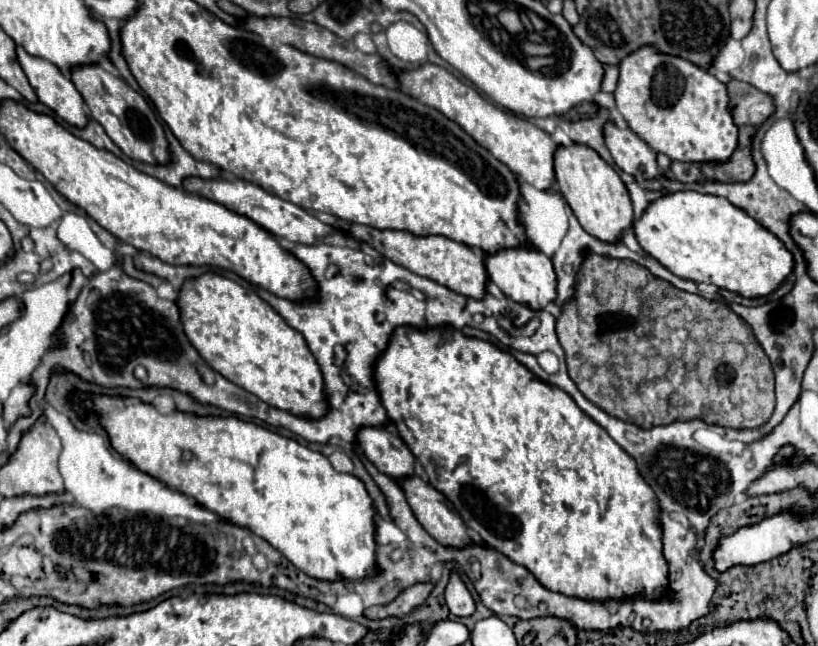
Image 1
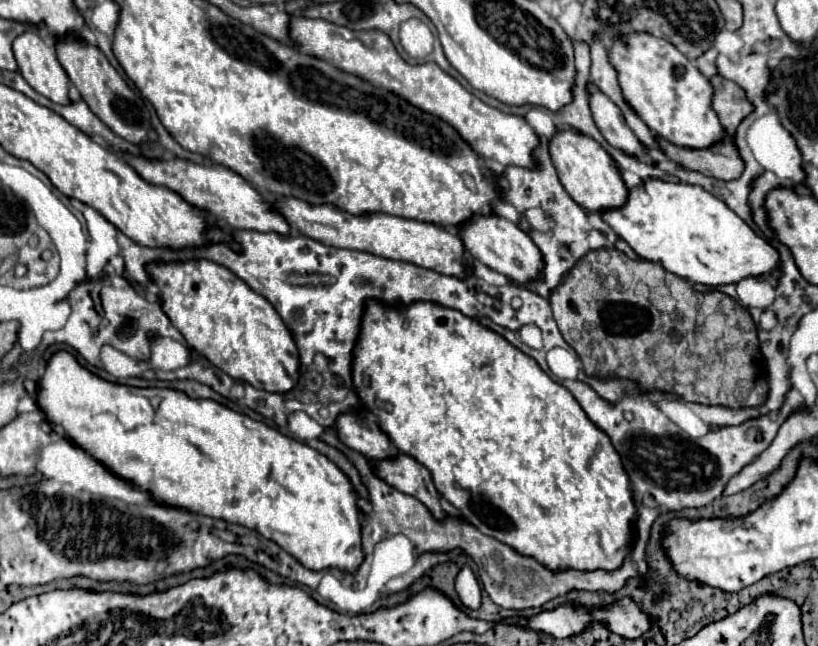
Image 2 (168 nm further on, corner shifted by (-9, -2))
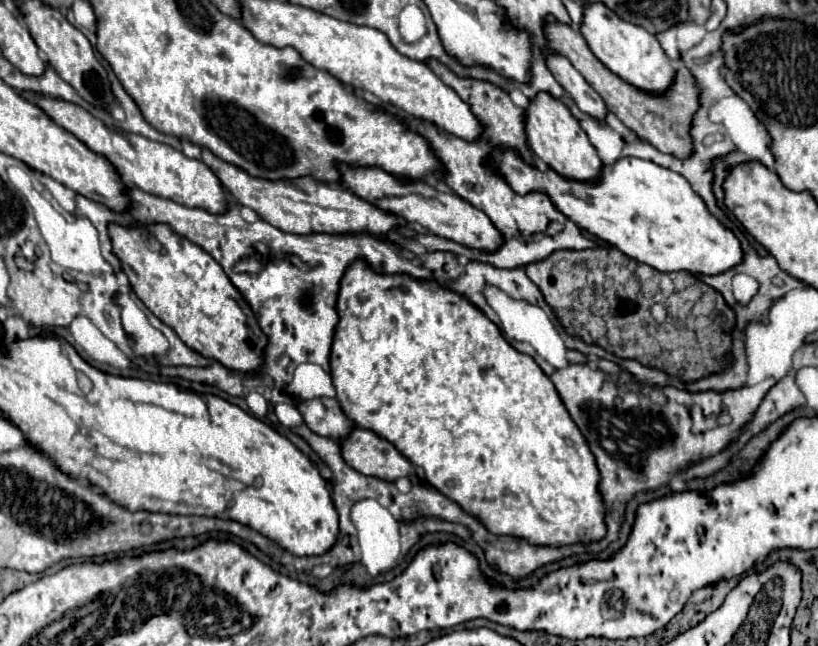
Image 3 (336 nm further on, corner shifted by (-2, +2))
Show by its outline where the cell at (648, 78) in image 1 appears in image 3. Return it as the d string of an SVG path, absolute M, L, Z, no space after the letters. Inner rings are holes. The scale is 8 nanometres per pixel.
M583 3L583 21L581 21L581 33L589 45L589 49L595 53L595 57L611 69L615 75L625 79L627 83L649 91L653 95L663 93L669 89L675 77L675 69L669 63L669 57L661 49L655 35L647 33L639 25L633 25L629 21L621 21L617 13L611 9L605 9L605 5L585 5Z

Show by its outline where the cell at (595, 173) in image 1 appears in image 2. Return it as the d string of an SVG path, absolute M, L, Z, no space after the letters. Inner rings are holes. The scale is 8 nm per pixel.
M572 129L558 131L550 139L550 157L558 171L560 183L580 207L592 213L604 213L608 209L620 209L624 207L624 201L628 201L628 187L624 185L614 159L596 141L592 141L592 137Z

